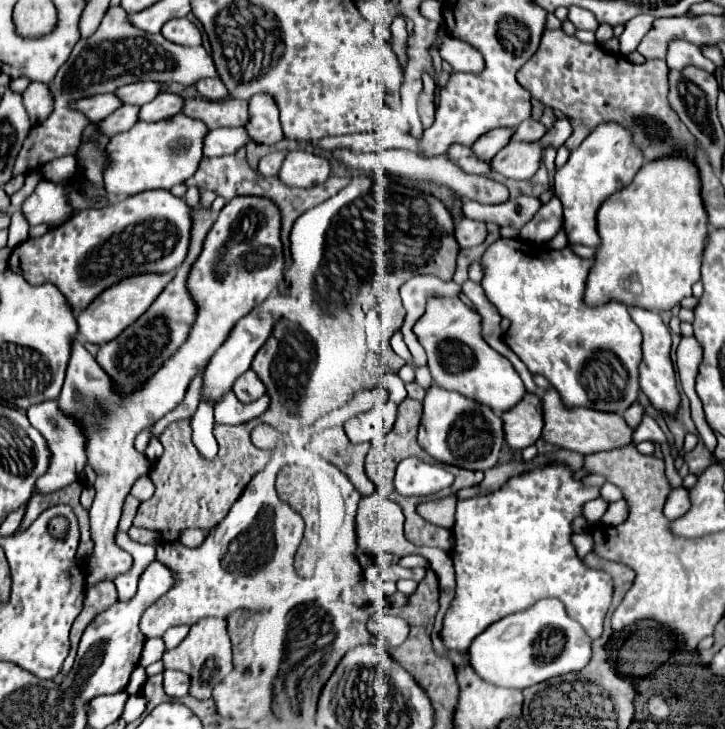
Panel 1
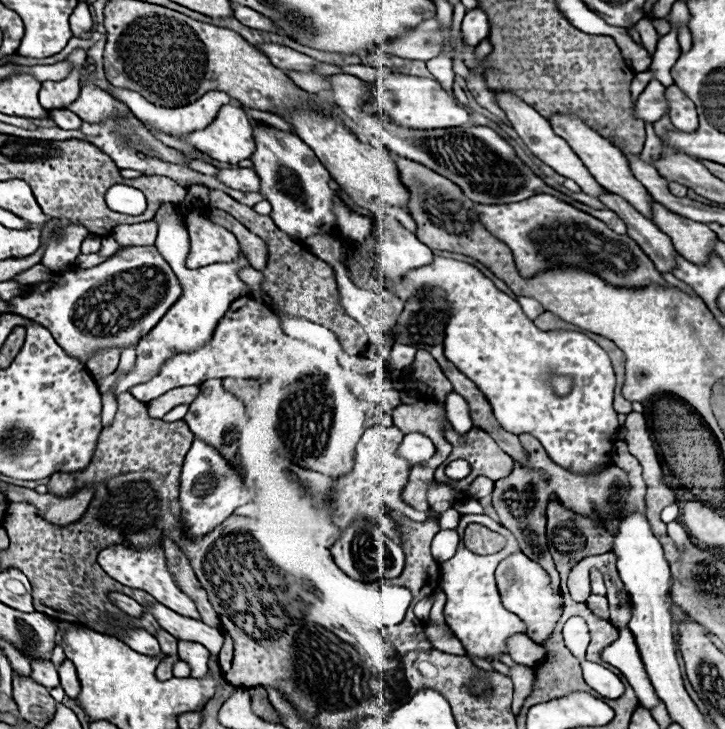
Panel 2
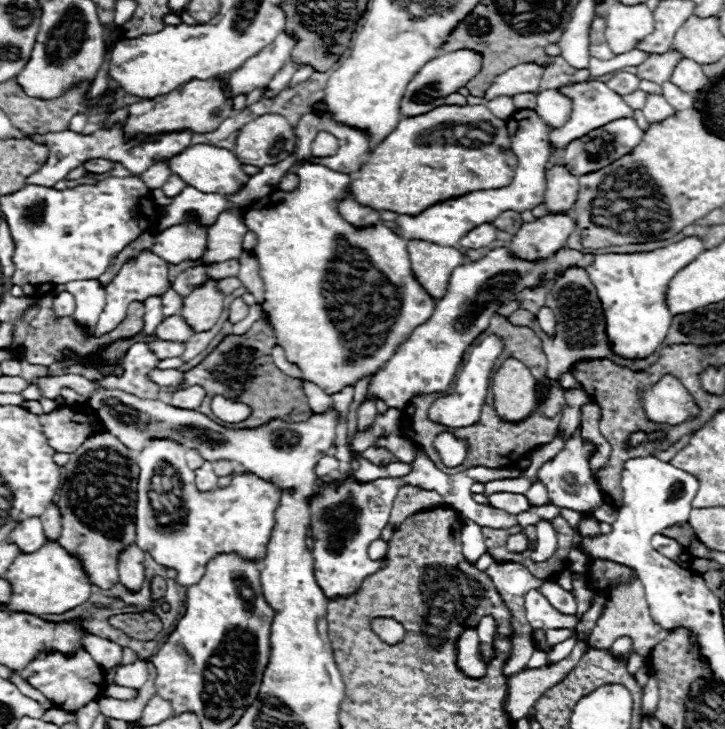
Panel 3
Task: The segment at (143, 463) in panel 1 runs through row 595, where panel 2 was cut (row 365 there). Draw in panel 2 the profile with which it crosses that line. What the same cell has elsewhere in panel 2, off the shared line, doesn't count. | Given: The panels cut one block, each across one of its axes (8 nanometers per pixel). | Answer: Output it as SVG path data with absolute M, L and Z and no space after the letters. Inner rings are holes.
M130 246L112 254L98 266L62 272L50 282L36 284L24 296L10 300L10 306L14 314L48 328L54 340L80 362L88 362L98 350L124 348L116 372L126 374L136 362L134 348L126 346L136 346L138 340L158 324L166 308L170 308L178 296L178 278L166 260L158 256L158 250L154 246Z

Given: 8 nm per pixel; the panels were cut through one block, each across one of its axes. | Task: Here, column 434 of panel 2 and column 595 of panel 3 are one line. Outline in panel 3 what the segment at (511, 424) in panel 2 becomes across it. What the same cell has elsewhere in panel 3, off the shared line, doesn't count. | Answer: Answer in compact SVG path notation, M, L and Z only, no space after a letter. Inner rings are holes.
M684 238L678 244L642 254L600 254L586 266L590 282L598 290L606 316L606 336L610 348L622 358L646 358L666 338L672 316L666 306L668 282L676 272L688 266L702 252L696 238Z

